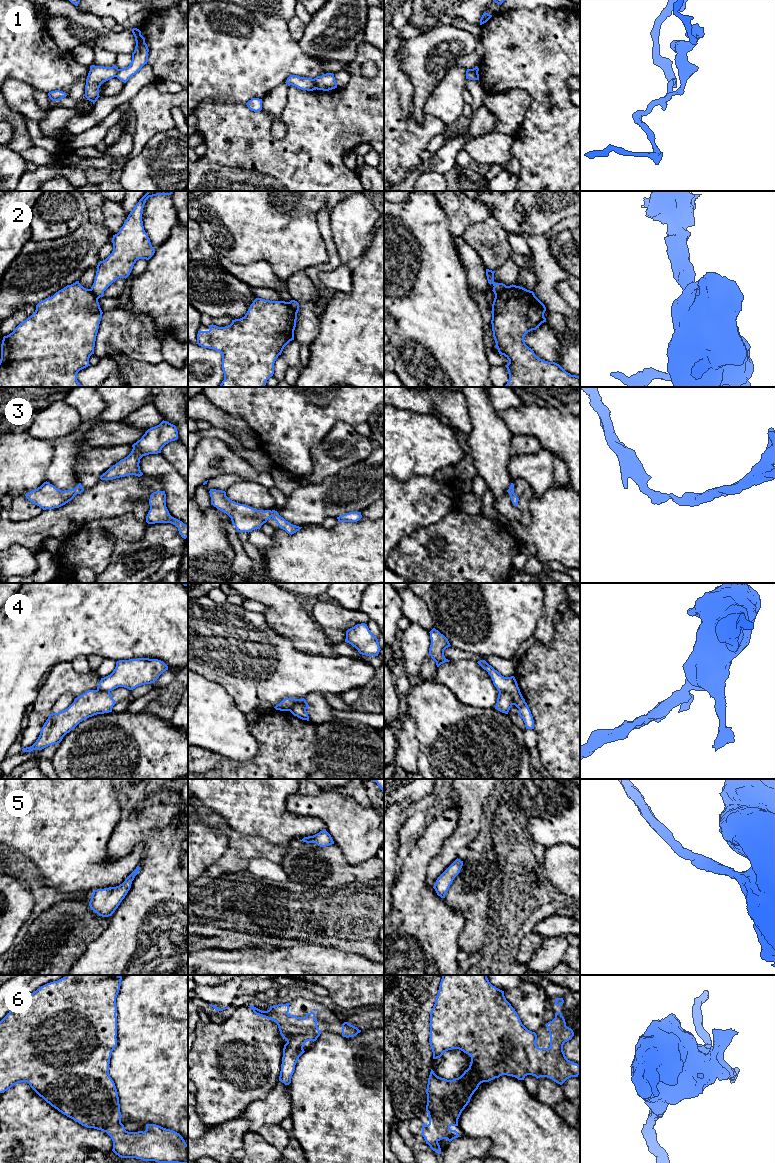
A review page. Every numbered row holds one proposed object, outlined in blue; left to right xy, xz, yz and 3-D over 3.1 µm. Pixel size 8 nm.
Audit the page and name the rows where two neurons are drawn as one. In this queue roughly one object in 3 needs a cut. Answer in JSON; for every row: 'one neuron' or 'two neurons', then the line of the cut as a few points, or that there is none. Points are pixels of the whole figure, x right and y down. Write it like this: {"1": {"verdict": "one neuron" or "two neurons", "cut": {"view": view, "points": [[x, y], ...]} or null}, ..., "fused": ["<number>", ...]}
{"1": {"verdict": "two neurons", "cut": {"view": "xz", "points": [[313, 79], [316, 88]]}}, "2": {"verdict": "two neurons", "cut": {"view": "yz", "points": [[507, 286], [495, 296]]}}, "3": {"verdict": "one neuron", "cut": null}, "4": {"verdict": "two neurons", "cut": {"view": "yz", "points": [[499, 691], [508, 693], [513, 704]]}}, "5": {"verdict": "one neuron", "cut": null}, "6": {"verdict": "one neuron", "cut": null}, "fused": ["1", "2", "4"]}

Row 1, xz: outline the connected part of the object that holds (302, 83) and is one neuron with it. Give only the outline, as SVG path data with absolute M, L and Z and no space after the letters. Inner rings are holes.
M290 75L286 82L288 86L292 85L301 90L313 91L316 90L315 81L312 78L300 77L297 75Z

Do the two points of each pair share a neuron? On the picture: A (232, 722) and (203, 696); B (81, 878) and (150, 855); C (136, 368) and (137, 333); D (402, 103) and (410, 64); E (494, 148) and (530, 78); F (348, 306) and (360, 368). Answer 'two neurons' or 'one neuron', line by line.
A: one neuron
B: two neurons
C: two neurons
D: two neurons
E: two neurons
F: one neuron

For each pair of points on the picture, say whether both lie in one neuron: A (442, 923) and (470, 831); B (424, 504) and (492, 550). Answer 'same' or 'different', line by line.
A: different
B: different

